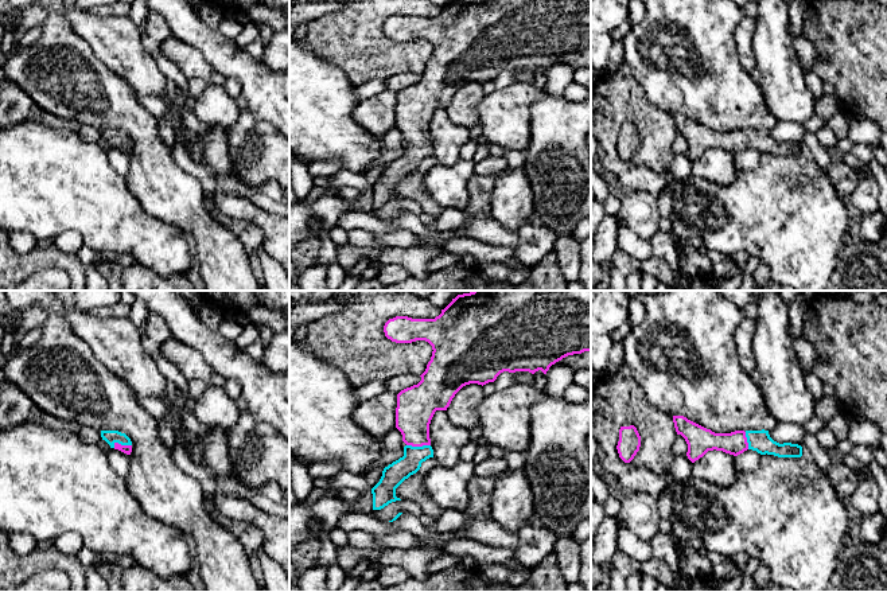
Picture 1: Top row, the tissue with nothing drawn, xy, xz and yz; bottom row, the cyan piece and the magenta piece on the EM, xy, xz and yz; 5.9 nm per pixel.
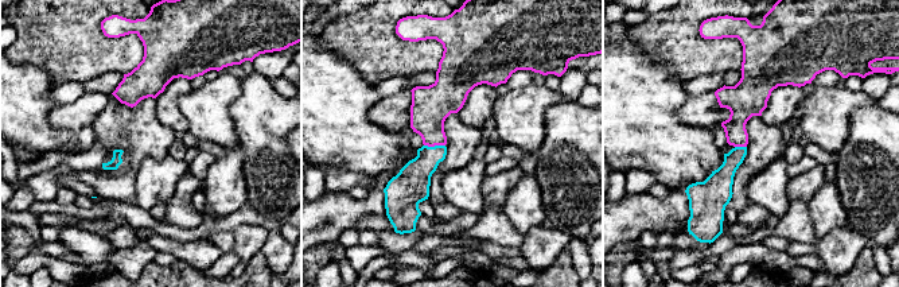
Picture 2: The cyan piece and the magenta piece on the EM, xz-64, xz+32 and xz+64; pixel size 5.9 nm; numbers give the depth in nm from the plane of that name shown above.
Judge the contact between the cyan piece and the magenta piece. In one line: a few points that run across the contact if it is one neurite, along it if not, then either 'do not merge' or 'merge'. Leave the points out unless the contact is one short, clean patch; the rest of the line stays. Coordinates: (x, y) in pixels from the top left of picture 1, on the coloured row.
line xz (395, 474), (419, 447), (416, 437), (416, 405); merge

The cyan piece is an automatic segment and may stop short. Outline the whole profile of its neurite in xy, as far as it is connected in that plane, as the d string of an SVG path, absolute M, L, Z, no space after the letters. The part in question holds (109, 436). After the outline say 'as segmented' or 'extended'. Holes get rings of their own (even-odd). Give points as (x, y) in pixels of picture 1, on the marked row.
M101 431L101 437L110 445L110 448L131 455L132 441L125 433L121 433L118 431Z; extended

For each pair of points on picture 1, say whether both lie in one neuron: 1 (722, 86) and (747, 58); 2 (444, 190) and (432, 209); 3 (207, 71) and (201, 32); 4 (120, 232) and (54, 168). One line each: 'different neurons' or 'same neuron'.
1: different neurons
2: different neurons
3: different neurons
4: same neuron

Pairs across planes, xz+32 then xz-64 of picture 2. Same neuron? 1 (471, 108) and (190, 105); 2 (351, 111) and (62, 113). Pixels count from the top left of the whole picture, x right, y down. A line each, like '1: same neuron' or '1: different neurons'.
1: different neurons
2: different neurons

